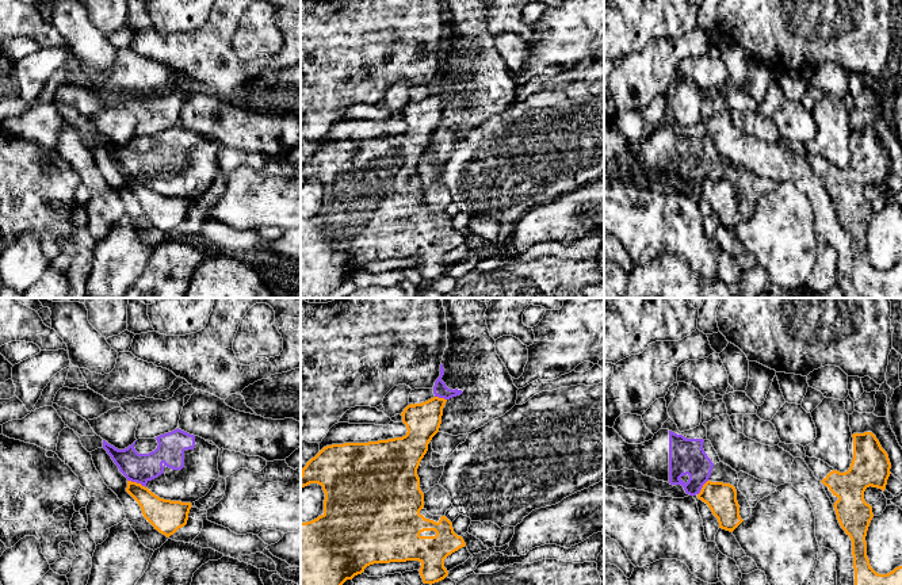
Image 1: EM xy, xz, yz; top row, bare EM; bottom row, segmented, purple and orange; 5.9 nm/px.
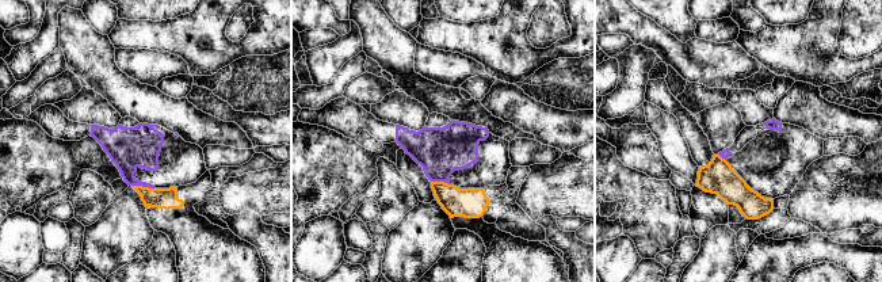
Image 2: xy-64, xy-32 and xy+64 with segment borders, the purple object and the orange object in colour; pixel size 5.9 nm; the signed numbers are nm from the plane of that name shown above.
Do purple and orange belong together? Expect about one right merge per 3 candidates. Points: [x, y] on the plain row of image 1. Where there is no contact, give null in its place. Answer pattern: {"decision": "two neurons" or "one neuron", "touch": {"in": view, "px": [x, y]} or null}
{"decision": "two neurons", "touch": {"in": "xy", "px": [137, 179]}}

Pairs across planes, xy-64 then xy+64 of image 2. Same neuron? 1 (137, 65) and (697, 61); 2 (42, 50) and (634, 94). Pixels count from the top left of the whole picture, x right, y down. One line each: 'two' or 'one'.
1: one
2: one

